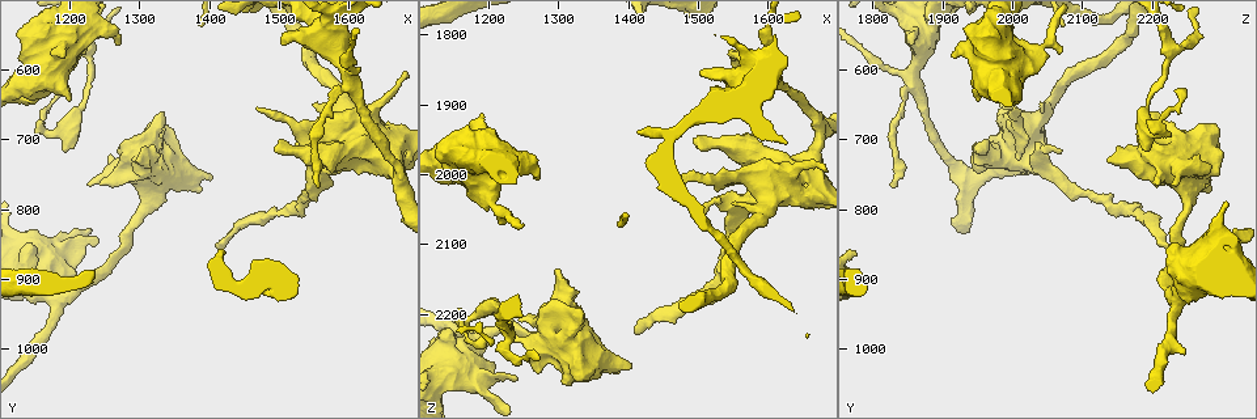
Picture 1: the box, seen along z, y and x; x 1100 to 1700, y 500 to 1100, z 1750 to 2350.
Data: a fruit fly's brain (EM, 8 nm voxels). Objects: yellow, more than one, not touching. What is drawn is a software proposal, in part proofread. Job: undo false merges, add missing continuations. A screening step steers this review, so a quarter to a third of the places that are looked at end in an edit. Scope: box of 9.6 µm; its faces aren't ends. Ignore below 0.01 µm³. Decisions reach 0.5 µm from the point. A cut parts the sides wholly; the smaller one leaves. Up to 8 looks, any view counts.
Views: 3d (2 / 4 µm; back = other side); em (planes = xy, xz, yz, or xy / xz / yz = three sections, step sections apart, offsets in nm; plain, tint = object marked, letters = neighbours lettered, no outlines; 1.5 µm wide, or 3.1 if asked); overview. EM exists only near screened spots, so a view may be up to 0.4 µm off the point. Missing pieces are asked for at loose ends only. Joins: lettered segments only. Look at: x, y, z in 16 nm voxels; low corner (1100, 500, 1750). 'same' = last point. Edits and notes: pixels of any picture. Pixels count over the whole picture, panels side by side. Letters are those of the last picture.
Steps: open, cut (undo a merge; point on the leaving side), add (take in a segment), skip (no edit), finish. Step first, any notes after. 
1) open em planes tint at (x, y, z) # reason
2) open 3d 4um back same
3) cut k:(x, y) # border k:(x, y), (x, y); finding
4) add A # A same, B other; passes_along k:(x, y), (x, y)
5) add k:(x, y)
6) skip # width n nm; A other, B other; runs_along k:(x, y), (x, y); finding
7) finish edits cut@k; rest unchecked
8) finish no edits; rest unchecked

open 3d 2um at (1500, 800, 2165)

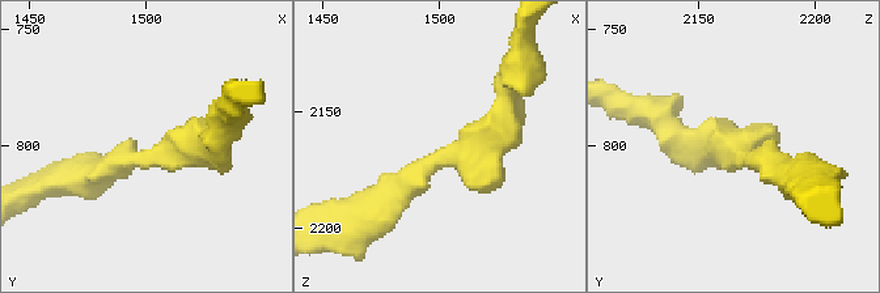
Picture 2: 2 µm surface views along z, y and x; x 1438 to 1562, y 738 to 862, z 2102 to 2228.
open em planes tint at (1500, 805, 2170) # arm_widths 220, 280 nm

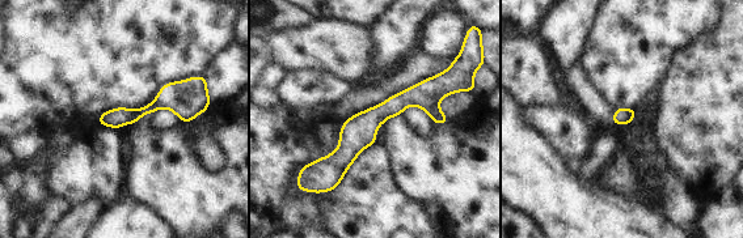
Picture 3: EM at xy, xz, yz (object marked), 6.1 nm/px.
open em planes letters same # see the neighbours

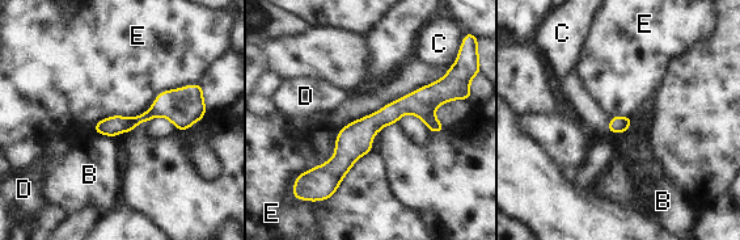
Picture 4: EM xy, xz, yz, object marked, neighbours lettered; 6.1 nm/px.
skip # B other, C other, D other, E other; all the same cell

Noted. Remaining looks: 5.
open em planes letters at (1390, 770, 2280) # stops while still wide

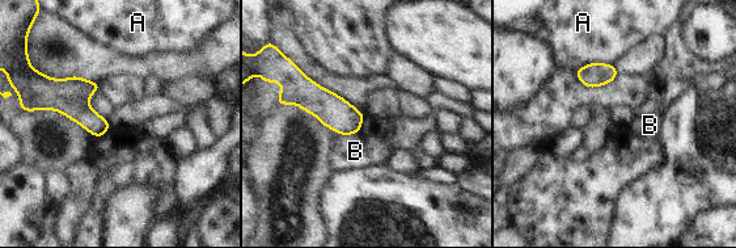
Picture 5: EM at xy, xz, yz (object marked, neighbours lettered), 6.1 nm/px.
skip # A other, B other; border 5:(358, 133), (339, 135); none of them fits

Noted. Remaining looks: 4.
open em yz step 8 letters at (1505, 565, 1855) # an open end

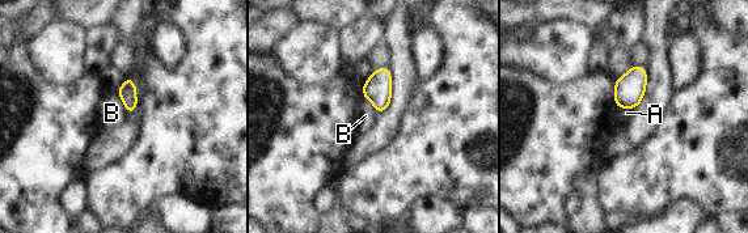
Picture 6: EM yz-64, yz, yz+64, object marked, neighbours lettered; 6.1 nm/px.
open em planes letters same

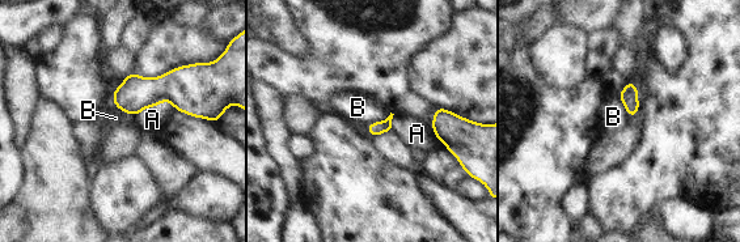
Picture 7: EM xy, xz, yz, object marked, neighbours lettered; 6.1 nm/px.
skip # A other, B other; no lettered segment goes on from it

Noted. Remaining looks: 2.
finish no edits; rest unchecked

